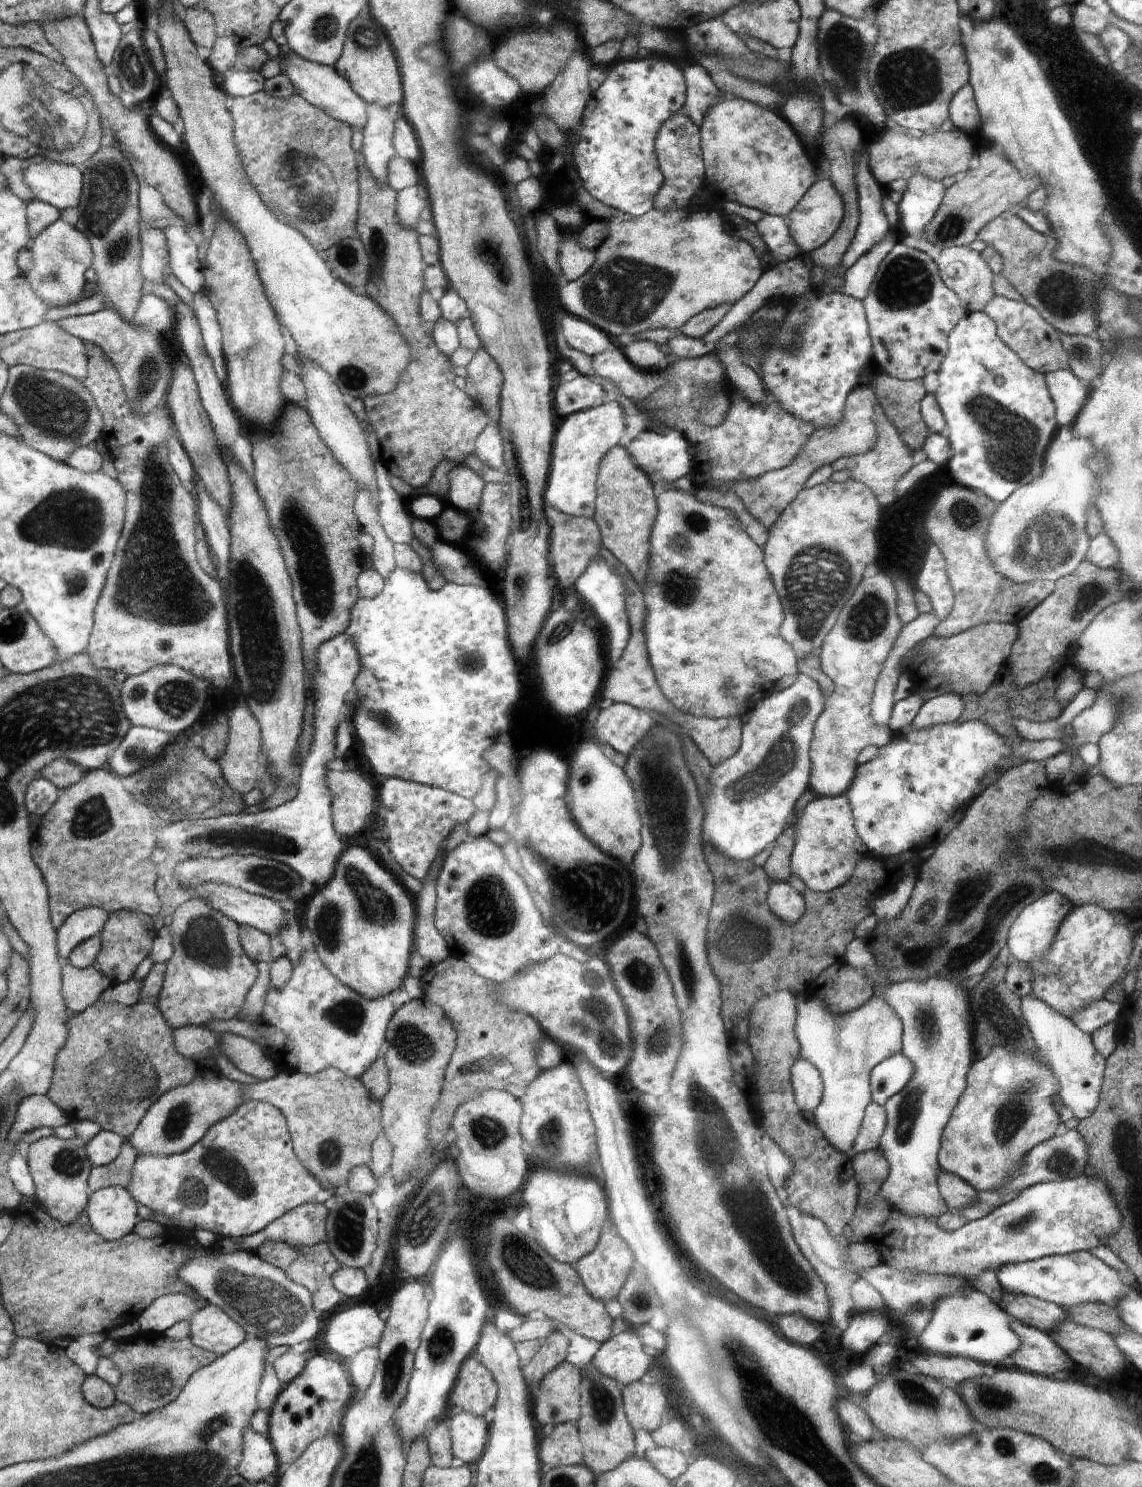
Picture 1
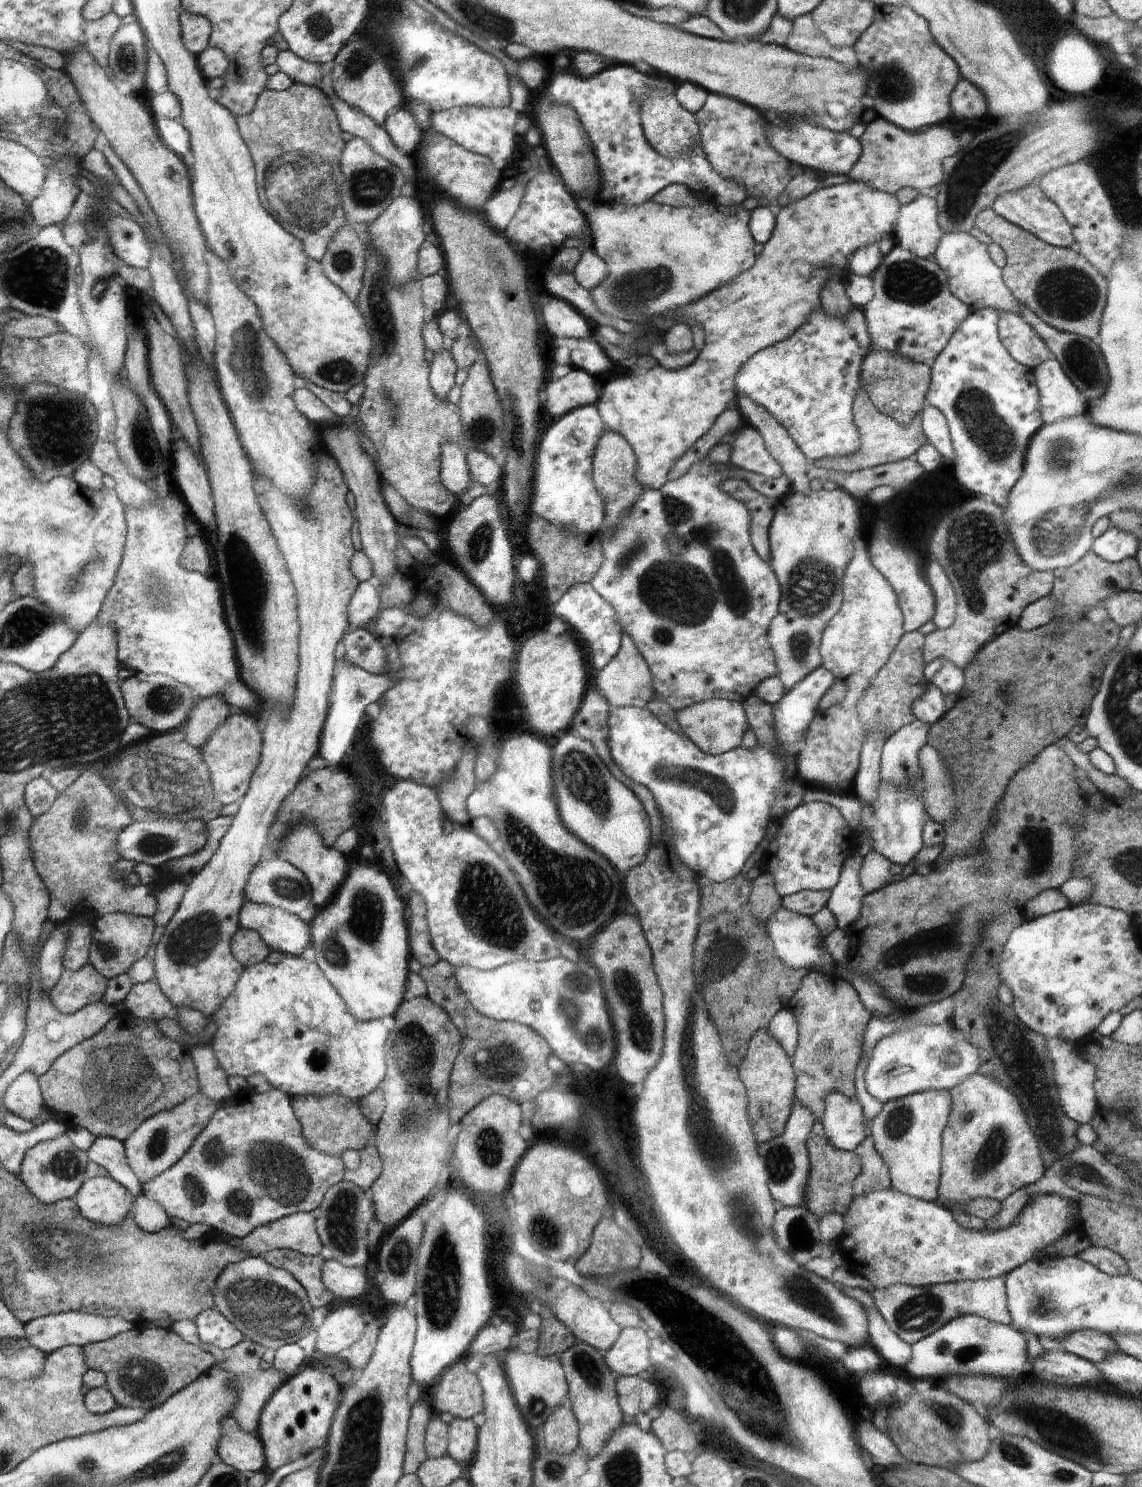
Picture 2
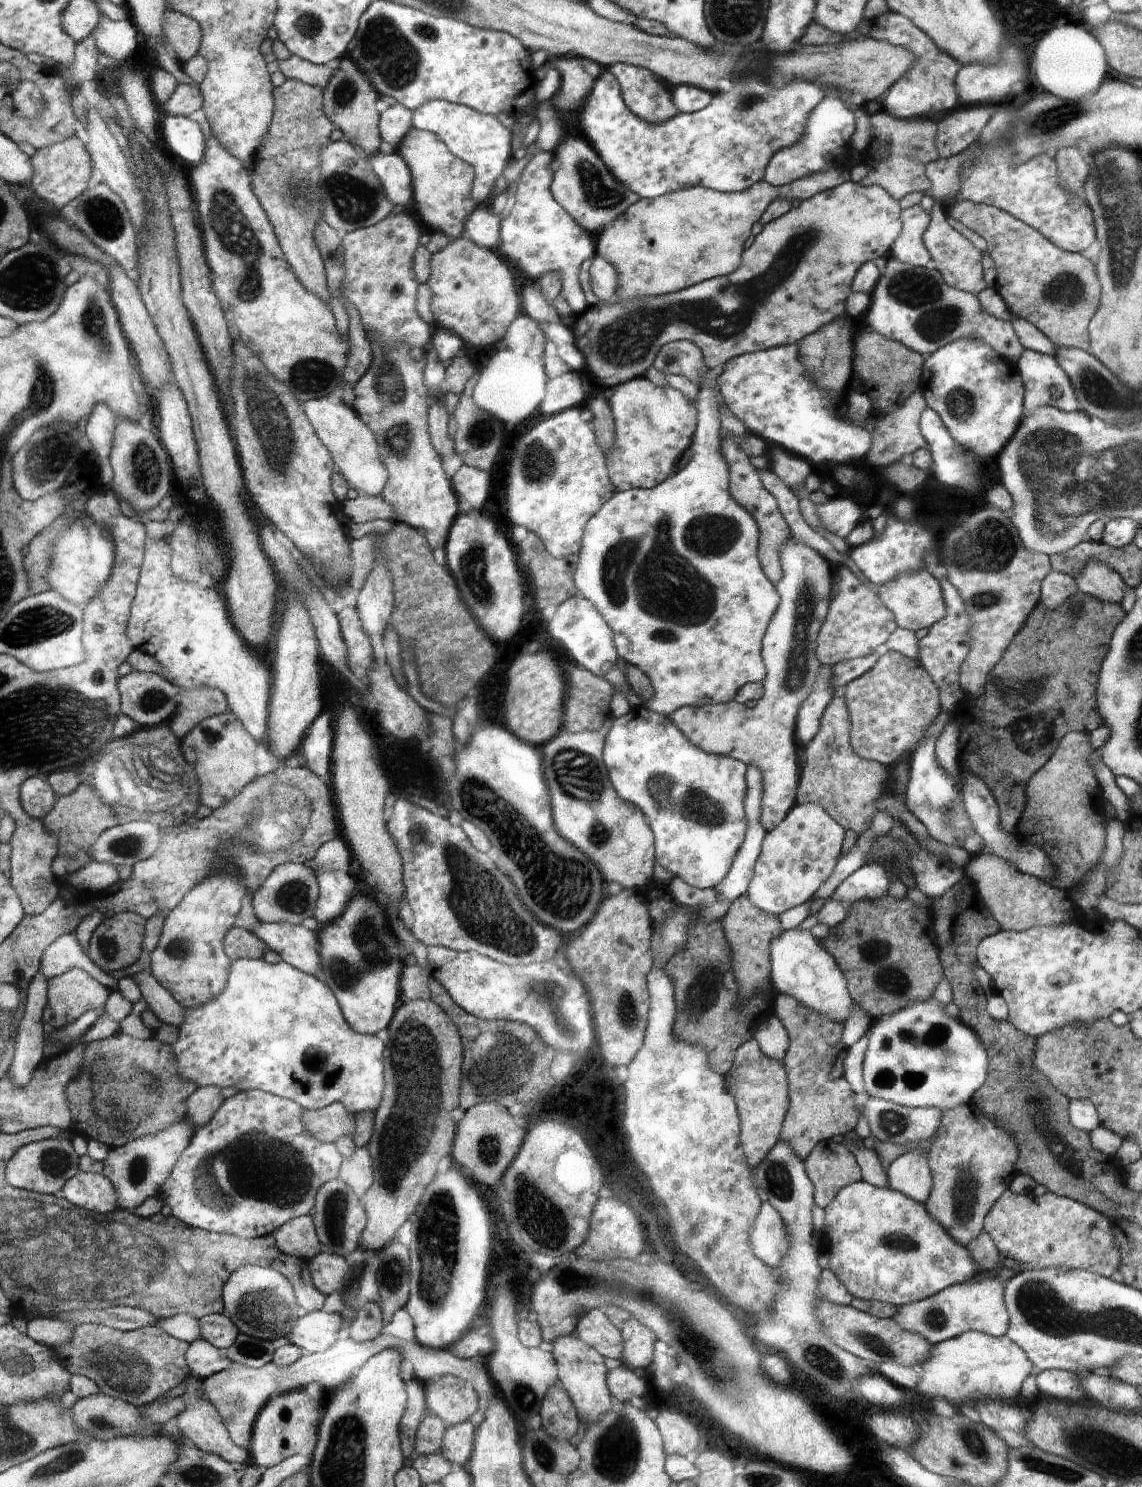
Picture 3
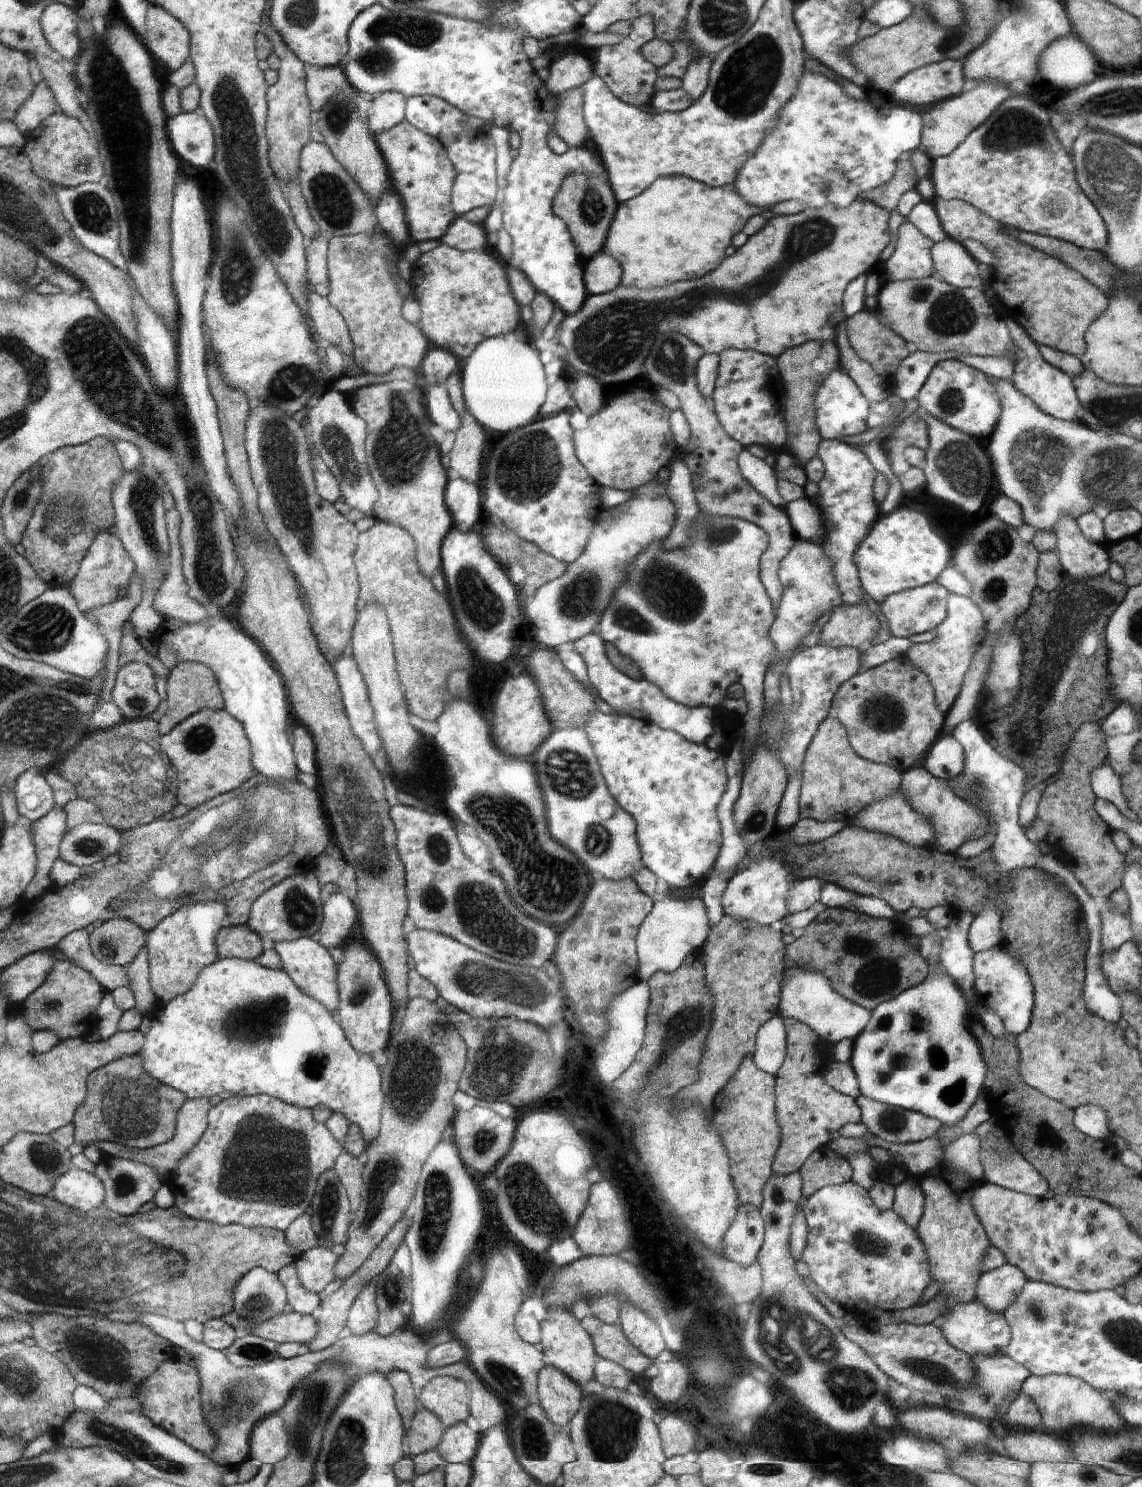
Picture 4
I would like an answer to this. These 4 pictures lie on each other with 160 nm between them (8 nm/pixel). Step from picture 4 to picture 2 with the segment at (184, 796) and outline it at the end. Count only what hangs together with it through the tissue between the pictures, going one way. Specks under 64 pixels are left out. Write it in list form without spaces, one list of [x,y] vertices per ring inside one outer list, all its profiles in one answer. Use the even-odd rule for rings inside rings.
[[[232,714],[232,720],[200,748],[200,756],[206,762],[212,784],[214,784],[214,796],[218,798],[220,804],[230,804],[240,800],[250,790],[251,778],[255,774],[256,764],[260,756],[263,736],[260,736],[260,730],[256,728],[256,722],[248,714]]]

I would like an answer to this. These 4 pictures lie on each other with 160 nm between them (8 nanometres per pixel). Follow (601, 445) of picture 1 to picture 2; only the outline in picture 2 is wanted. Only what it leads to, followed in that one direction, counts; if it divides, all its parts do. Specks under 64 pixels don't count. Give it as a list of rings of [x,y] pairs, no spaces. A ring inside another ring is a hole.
[[[594,404],[571,410],[546,430],[538,446],[532,490],[532,510],[538,516],[560,525],[566,532],[598,533],[605,522],[606,502],[594,483],[594,454],[608,429]]]

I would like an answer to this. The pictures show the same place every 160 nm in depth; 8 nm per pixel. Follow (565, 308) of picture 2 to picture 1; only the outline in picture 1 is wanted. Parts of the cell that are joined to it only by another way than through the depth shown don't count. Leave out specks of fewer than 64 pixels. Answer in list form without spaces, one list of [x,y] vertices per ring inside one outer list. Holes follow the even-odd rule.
[[[570,312],[562,316],[562,330],[566,342],[574,350],[580,350],[593,358],[604,351],[619,347],[605,332]]]

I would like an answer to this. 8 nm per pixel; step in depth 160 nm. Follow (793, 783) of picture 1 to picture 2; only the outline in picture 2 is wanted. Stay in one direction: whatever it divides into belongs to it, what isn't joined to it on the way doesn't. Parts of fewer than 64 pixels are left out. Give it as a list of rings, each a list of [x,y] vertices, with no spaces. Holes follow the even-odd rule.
[[[820,665],[771,705],[773,719],[769,724],[778,740],[778,747],[758,743],[751,749],[740,746],[719,755],[702,752],[688,736],[679,735],[658,721],[655,713],[648,708],[611,707],[607,718],[611,757],[623,775],[653,792],[658,808],[662,808],[660,814],[666,814],[662,816],[662,824],[673,842],[678,858],[698,876],[704,875],[710,880],[722,882],[740,875],[746,860],[764,838],[766,826],[774,821],[770,816],[772,804],[780,796],[786,796],[788,786],[795,778],[796,770],[791,775],[788,766],[796,766],[800,744],[805,739],[814,715],[820,712],[820,699],[835,680],[833,672]]]

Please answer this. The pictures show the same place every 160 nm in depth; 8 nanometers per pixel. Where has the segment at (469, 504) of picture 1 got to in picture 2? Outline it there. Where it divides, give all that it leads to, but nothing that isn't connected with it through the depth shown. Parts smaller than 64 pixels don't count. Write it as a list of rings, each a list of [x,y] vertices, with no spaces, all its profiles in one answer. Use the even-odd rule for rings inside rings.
[[[456,443],[443,444],[442,481],[448,490],[460,498],[472,482],[465,453]]]

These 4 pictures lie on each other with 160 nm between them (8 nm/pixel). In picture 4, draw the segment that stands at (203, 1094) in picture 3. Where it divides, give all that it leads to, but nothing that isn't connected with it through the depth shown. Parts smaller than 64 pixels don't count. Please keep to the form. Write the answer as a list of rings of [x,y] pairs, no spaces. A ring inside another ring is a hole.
[[[200,1097],[199,1099],[187,1099],[187,1102],[183,1104],[182,1110],[179,1111],[178,1131],[176,1136],[169,1140],[167,1143],[156,1145],[148,1150],[130,1150],[129,1148],[122,1148],[118,1144],[114,1144],[112,1152],[116,1152],[118,1156],[124,1156],[127,1159],[134,1159],[141,1163],[149,1164],[152,1168],[155,1168],[163,1182],[167,1182],[168,1174],[171,1176],[178,1171],[182,1160],[196,1148],[199,1140],[202,1138],[204,1131],[208,1128],[207,1114],[210,1106],[210,1099],[208,1097]]]

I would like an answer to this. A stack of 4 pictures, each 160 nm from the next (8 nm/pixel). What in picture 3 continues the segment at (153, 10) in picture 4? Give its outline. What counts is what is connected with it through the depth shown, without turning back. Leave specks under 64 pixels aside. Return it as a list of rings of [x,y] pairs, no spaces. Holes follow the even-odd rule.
[[[168,8],[164,13],[163,27],[167,38],[165,42],[173,46],[182,64],[198,54],[203,44],[203,31],[199,21]]]

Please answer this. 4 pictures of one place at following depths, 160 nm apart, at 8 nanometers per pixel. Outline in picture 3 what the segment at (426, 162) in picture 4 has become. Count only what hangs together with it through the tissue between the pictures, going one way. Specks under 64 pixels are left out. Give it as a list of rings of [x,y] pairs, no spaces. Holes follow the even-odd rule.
[[[416,127],[407,132],[396,151],[411,168],[413,197],[423,229],[442,231],[449,240],[462,237],[470,214],[476,210],[476,202],[470,198],[474,168],[453,154],[436,133],[421,131]]]

